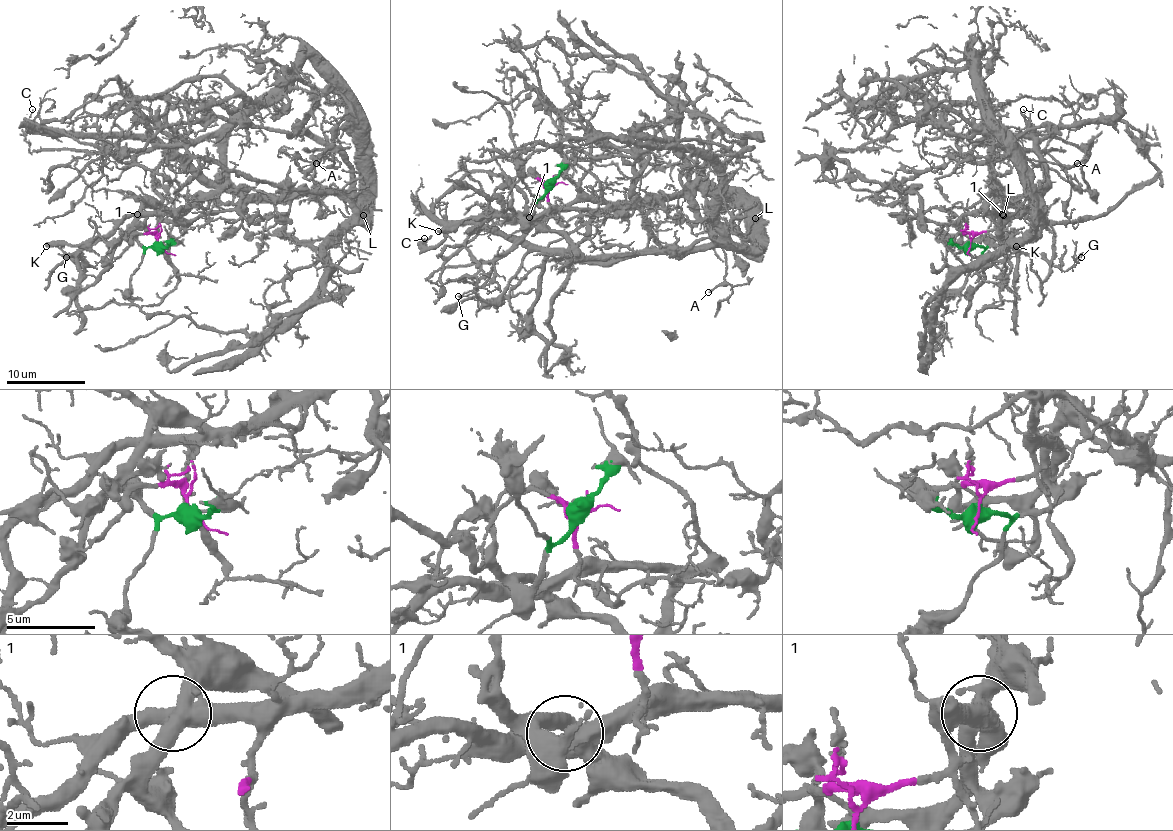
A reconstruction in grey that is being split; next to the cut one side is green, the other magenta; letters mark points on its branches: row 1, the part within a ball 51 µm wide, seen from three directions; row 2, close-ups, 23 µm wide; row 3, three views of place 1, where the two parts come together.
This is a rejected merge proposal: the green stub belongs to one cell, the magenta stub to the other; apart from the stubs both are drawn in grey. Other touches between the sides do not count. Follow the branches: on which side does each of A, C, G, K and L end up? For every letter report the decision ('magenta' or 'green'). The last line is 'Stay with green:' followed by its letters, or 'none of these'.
A: magenta
C: green
G: magenta
K: green
L: magenta
Stay with green: C, K

